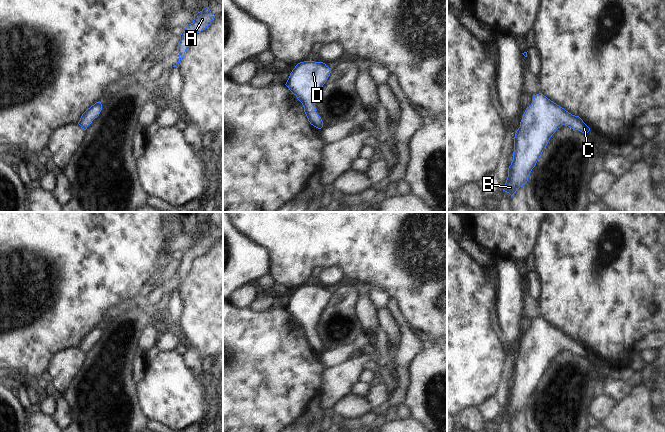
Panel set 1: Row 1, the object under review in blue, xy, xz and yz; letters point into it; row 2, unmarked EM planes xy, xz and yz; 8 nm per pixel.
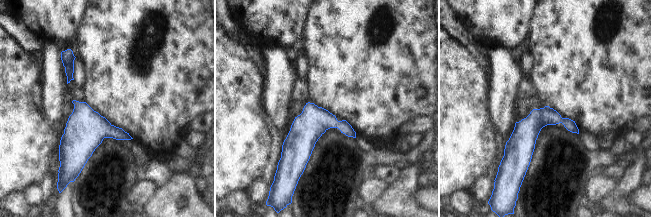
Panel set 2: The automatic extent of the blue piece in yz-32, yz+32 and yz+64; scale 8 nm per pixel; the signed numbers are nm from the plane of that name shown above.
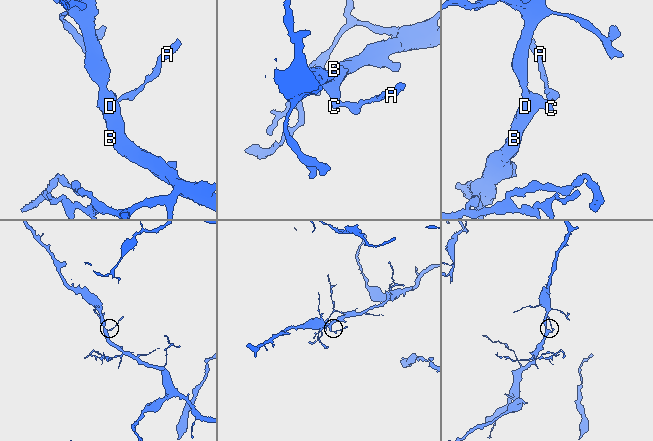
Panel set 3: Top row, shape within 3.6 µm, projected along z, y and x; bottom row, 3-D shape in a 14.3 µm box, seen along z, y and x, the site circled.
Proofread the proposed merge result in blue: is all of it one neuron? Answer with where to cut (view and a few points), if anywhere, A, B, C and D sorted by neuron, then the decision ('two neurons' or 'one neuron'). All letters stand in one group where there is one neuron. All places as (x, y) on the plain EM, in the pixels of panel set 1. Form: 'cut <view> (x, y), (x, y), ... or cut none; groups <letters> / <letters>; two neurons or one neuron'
cut none; groups A B C D; one neuron

